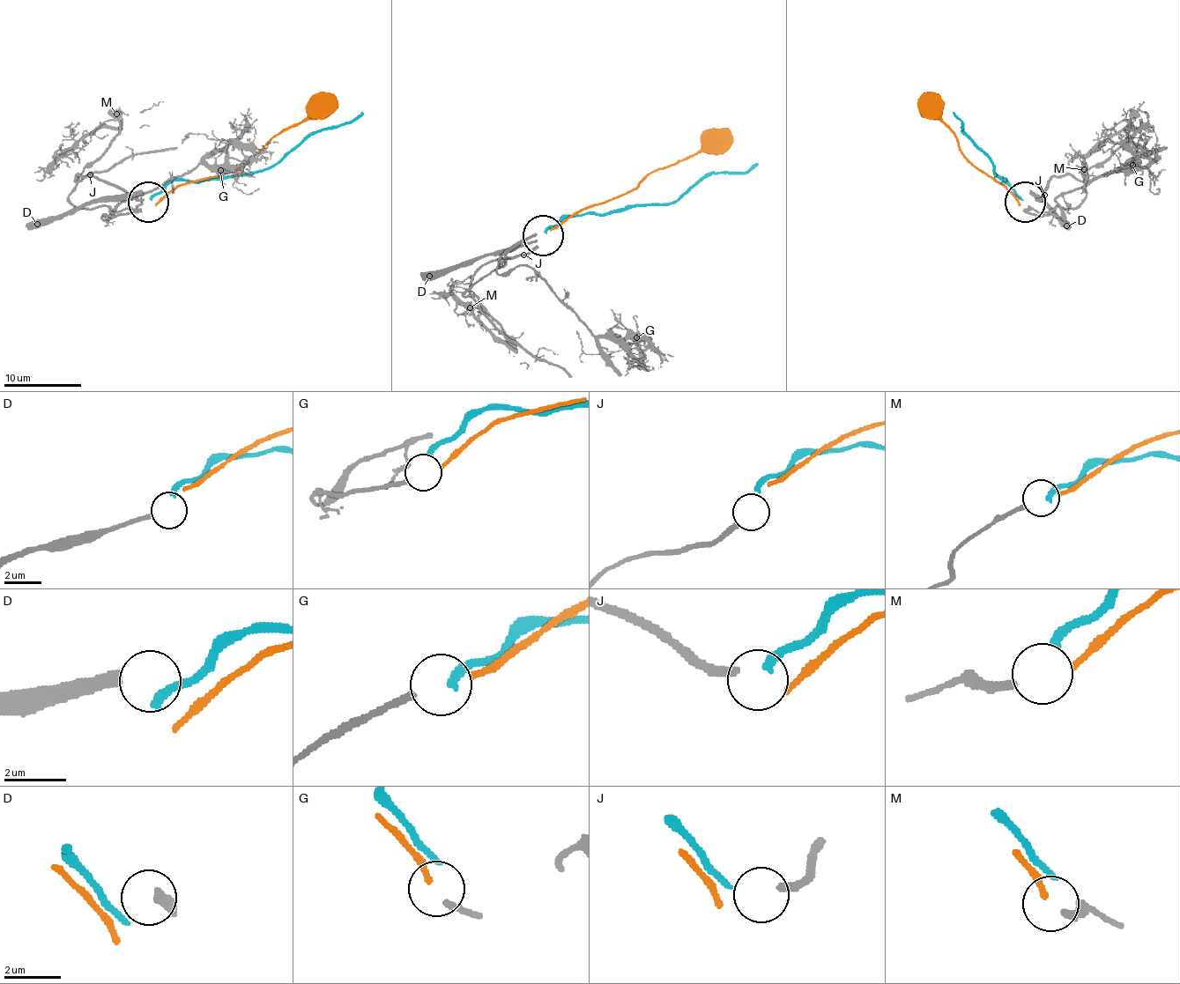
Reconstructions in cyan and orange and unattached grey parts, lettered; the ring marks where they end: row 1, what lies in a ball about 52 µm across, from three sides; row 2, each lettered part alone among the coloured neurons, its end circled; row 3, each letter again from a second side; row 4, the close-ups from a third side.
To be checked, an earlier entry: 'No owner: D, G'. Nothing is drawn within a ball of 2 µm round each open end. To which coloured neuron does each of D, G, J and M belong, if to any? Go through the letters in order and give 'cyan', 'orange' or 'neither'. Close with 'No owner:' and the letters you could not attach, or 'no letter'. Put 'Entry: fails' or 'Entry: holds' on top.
Entry: fails
D: neither
G: orange
J: cyan
M: neither
No owner: D, M

